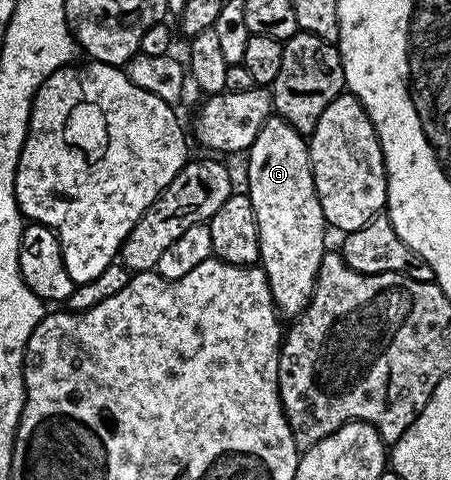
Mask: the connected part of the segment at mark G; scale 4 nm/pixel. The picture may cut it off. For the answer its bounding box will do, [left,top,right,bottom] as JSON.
[247,115,327,319]

